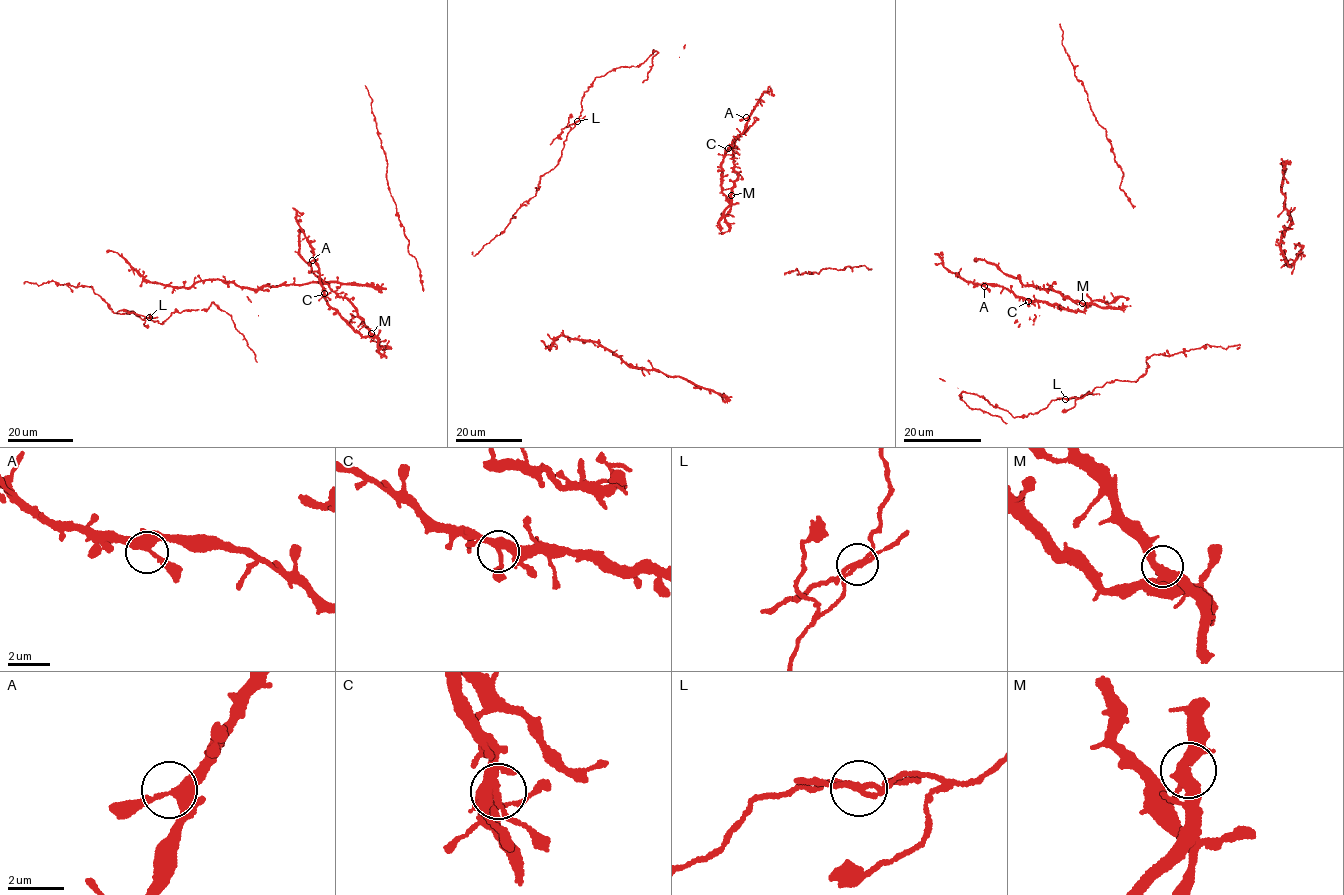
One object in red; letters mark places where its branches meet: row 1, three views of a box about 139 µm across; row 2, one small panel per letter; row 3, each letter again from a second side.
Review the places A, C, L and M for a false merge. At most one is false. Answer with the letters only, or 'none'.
L

